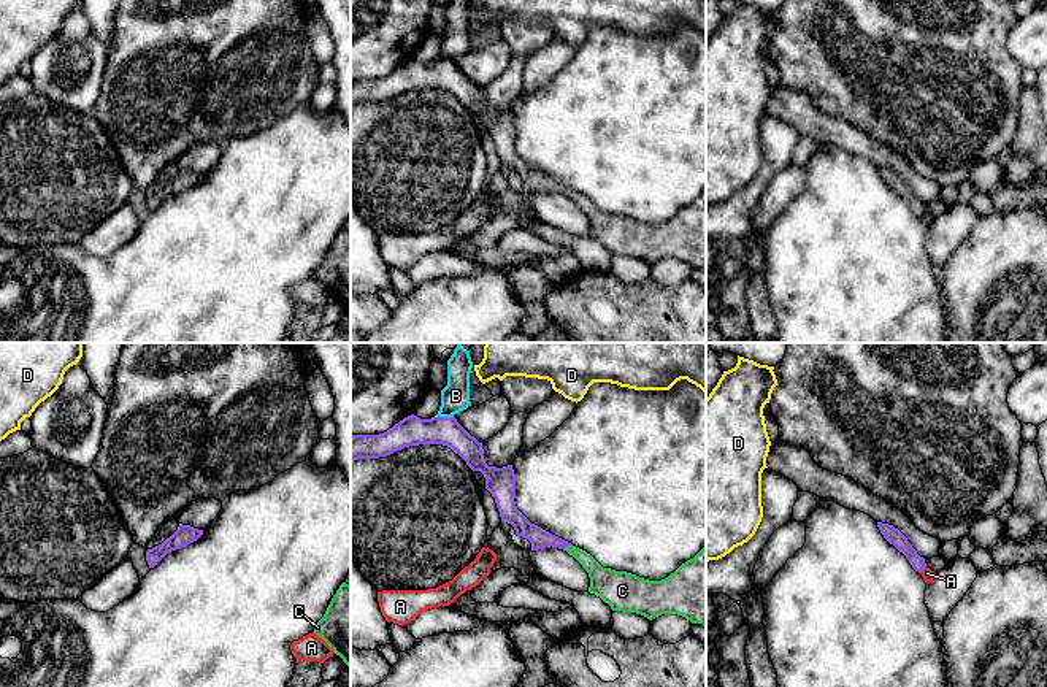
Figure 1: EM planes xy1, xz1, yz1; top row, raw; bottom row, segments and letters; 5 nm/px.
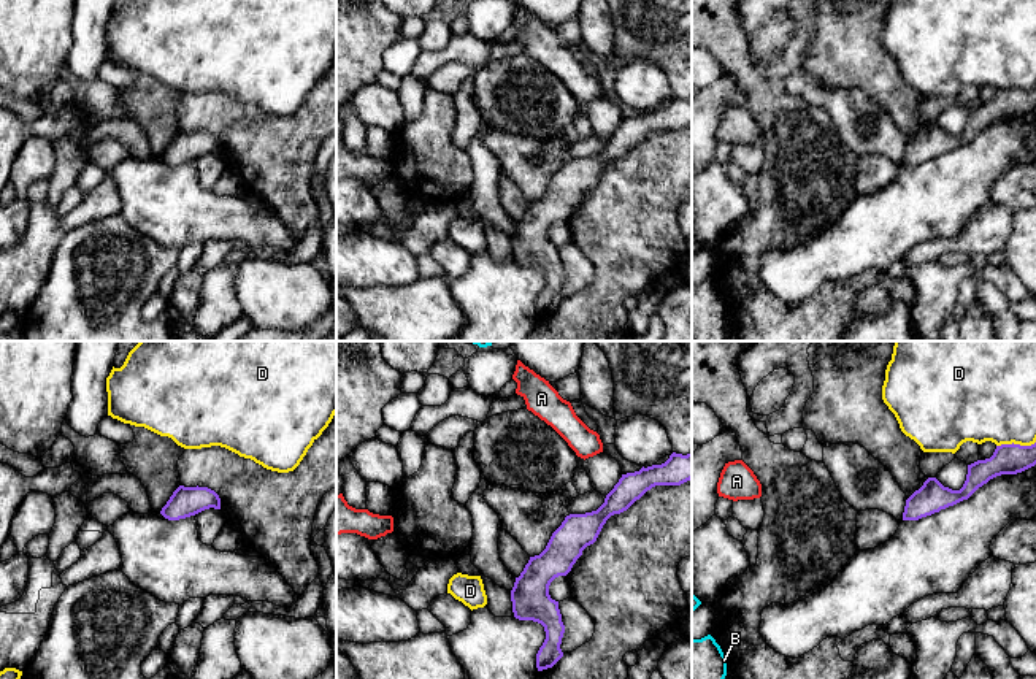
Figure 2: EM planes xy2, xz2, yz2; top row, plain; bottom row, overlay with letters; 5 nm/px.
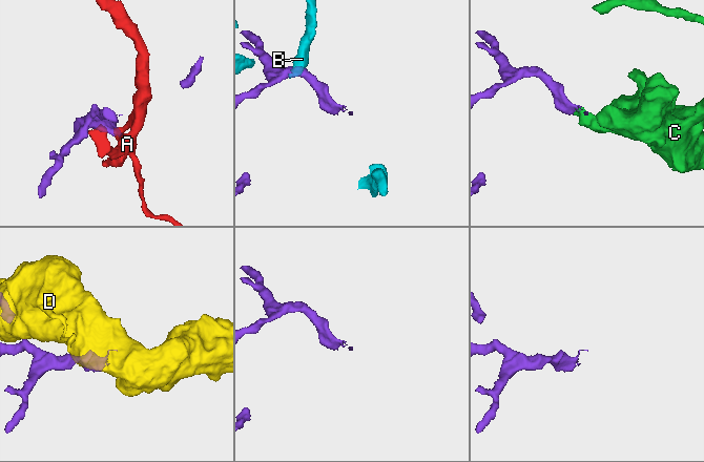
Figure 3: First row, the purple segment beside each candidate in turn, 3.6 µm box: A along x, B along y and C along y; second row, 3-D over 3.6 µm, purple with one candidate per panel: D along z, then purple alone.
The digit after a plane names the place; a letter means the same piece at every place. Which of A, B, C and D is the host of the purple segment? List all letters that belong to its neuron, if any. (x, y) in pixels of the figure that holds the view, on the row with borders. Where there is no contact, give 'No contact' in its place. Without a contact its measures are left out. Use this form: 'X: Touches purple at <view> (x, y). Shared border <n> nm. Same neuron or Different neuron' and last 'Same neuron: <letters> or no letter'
A: Touches purple at yz1 (924, 568). Shared border 50 nm. Different neuron
B: Touches purple at xz1 (443, 418). Shared border 100 nm. Different neuron
C: Touches purple at xz1 (567, 544). Shared border 50 nm. Same neuron
D: Touches purple at yz2 (1016, 444). Shared border 200 nm. Different neuron
Same neuron: C

